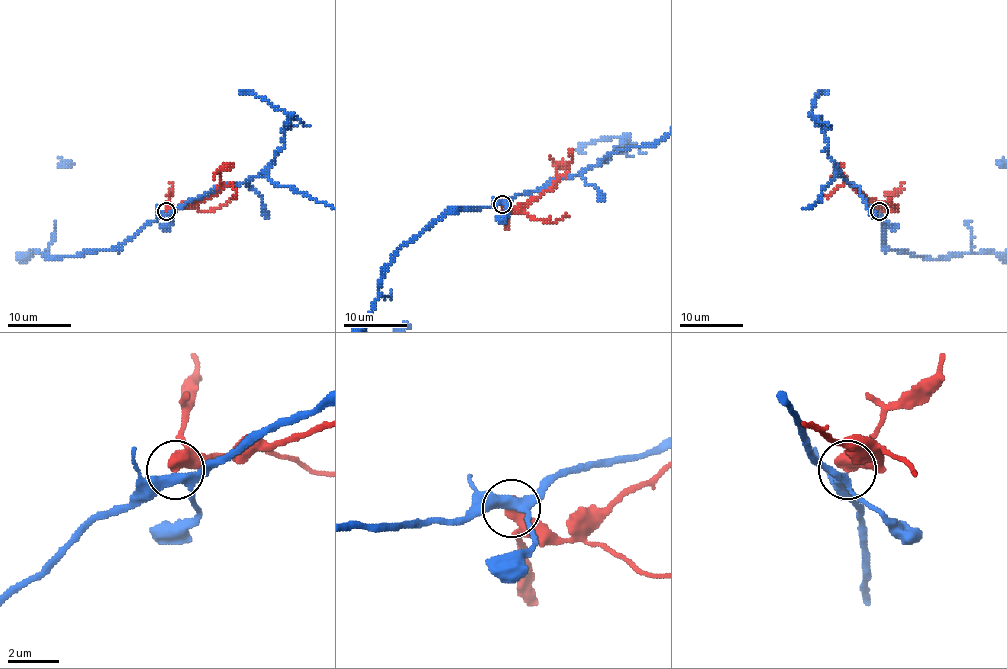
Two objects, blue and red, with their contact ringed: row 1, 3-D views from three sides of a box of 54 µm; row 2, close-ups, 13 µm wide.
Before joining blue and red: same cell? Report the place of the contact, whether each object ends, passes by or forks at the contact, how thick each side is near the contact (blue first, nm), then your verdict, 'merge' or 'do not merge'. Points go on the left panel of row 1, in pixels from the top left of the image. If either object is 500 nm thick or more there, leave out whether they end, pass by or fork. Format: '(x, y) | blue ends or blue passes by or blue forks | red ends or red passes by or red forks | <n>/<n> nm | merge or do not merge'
(166, 211) | 320/650 nm | do not merge

